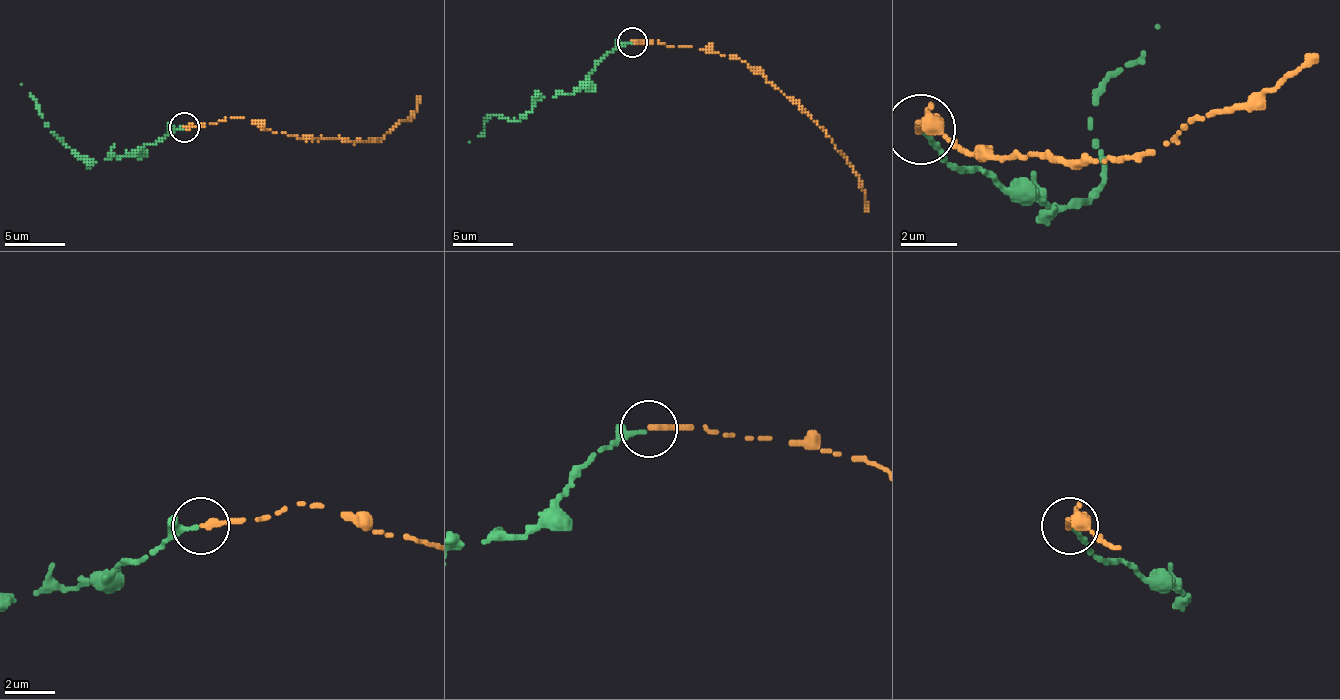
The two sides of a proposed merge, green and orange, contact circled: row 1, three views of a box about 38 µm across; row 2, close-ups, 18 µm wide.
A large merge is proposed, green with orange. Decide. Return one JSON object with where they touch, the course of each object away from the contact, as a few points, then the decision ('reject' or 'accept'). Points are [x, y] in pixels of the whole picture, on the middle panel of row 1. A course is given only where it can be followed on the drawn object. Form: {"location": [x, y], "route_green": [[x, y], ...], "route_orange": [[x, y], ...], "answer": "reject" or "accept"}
{"location": [632, 42], "route_green": [[631, 43], [619, 43], [571, 94], [538, 100], [514, 121], [490, 115], [484, 133], [469, 142]], "route_orange": [[631, 43], [691, 46], [721, 55], [733, 55], [754, 67], [829, 136], [865, 190], [868, 211]], "answer": "accept"}

